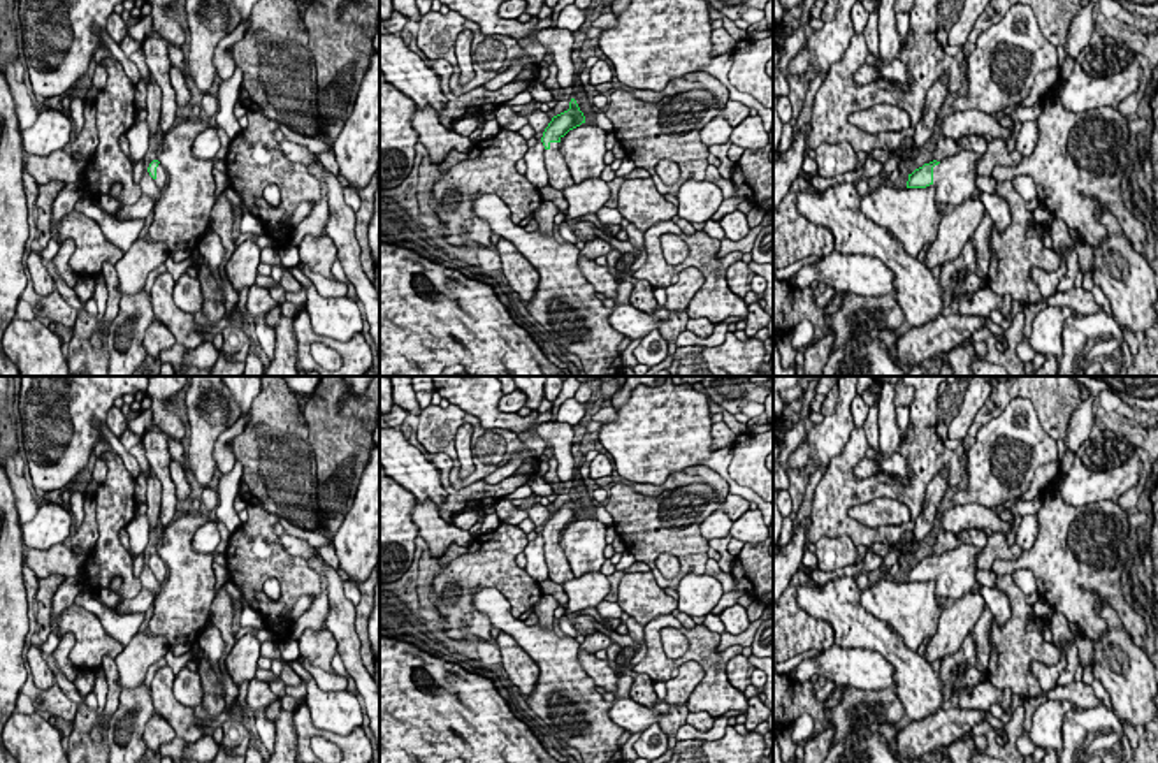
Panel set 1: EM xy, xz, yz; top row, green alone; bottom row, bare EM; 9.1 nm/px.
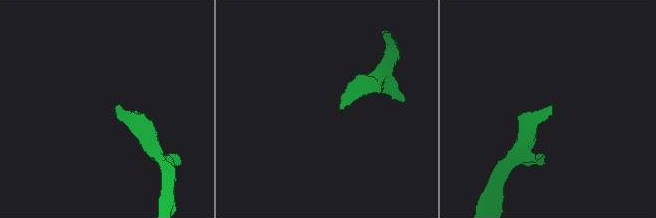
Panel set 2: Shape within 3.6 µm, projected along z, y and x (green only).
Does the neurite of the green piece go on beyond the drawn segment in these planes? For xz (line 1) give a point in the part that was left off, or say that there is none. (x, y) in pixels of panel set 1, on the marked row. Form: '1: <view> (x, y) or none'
1: xz (559, 176)

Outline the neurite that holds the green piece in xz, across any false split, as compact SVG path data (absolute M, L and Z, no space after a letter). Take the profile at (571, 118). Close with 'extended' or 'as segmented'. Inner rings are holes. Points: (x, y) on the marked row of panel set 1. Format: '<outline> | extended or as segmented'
M571 98L569 109L554 116L543 132L545 169L548 172L548 186L554 190L564 192L568 186L575 185L568 164L561 155L561 139L582 123L585 123L585 116L576 100Z | extended

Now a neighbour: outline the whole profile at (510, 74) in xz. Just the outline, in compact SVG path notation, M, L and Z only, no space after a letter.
M524 60L515 62L508 70L497 74L492 81L489 81L487 84L483 84L487 90L499 90L501 86L511 83L517 74L522 70L524 67Z

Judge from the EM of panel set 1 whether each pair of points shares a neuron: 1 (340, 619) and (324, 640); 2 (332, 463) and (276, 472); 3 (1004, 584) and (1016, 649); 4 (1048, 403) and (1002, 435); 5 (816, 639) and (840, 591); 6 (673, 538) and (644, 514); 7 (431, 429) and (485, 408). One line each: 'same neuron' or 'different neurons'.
1: different neurons
2: different neurons
3: same neuron
4: different neurons
5: different neurons
6: same neuron
7: different neurons

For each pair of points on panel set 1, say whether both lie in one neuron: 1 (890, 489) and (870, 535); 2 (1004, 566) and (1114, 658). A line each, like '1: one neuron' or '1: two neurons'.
1: one neuron
2: two neurons

